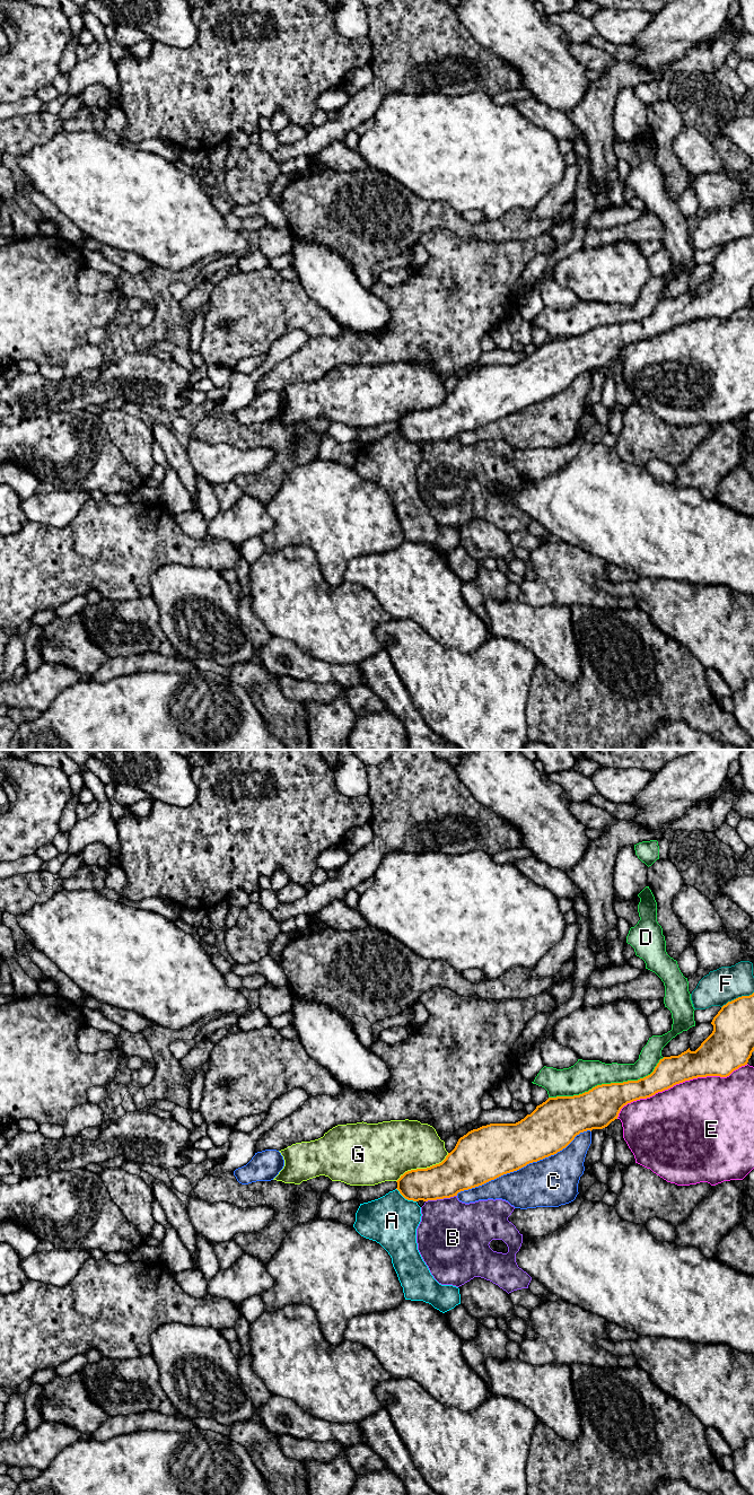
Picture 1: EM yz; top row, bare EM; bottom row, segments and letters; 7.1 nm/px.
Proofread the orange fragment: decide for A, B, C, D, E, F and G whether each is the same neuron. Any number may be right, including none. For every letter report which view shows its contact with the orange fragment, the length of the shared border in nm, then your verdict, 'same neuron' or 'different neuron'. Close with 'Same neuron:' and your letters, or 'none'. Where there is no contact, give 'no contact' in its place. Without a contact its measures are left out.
A: yz | 170 nm | different neuron
B: yz | 220 nm | different neuron
C: yz | 1050 nm | different neuron
D: yz | 850 nm | different neuron
E: yz | 1000 nm | different neuron
F: yz | 260 nm | different neuron
G: yz | 420 nm | different neuron
Same neuron: none

